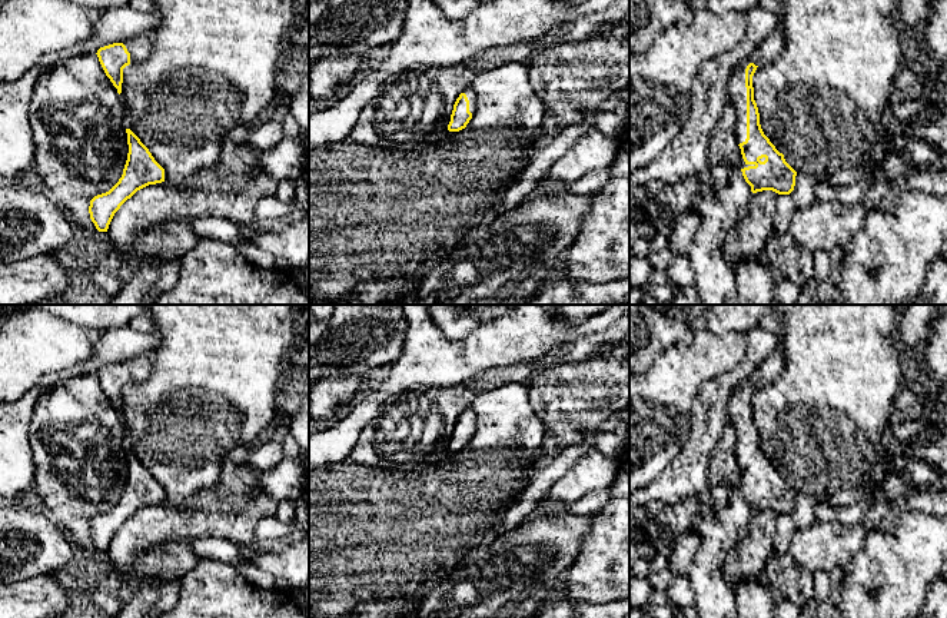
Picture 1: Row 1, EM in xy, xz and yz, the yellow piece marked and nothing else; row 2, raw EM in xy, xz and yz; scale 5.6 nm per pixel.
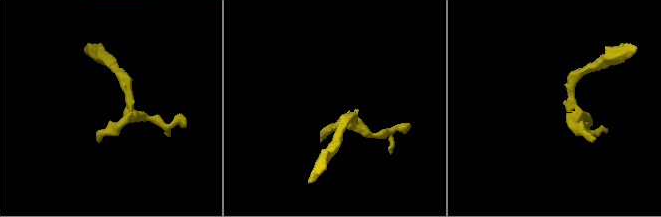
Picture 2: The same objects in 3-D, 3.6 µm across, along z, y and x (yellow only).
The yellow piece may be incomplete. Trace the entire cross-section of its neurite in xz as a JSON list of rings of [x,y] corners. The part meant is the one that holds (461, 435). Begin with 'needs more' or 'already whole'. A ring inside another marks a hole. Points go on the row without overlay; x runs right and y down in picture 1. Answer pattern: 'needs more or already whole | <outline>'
needs more | [[[469,406],[463,413],[459,415],[453,425],[451,442],[448,445],[449,452],[459,452],[466,448],[472,435],[476,431],[476,415]]]

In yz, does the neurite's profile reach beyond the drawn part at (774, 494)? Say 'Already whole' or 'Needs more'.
Needs more

